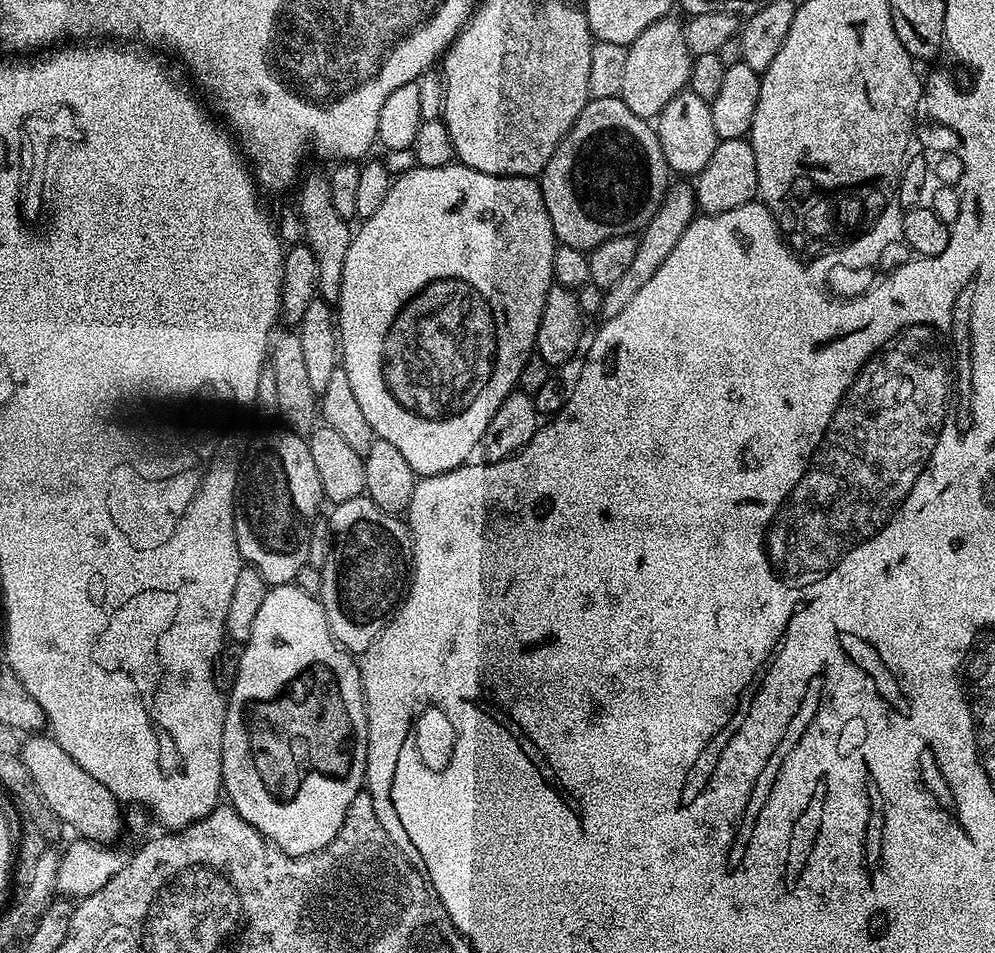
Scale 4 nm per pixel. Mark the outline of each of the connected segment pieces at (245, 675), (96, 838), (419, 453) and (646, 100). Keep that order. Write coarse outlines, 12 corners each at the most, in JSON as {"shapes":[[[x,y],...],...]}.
{"shapes":[[[269,587],[227,693],[222,788],[291,856],[366,784],[359,663]],[[51,735],[19,758],[46,806],[77,837],[111,845],[121,801]],[[412,166],[334,306],[376,439],[460,467],[536,347],[539,183]],[[681,21],[627,45],[619,97],[651,121],[688,88],[694,59]]]}

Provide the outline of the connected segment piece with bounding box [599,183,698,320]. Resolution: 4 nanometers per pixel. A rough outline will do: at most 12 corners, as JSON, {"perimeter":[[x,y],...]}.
{"perimeter":[[673,183],[639,233],[638,254],[604,289],[604,320],[670,258],[697,215],[695,191]]}

